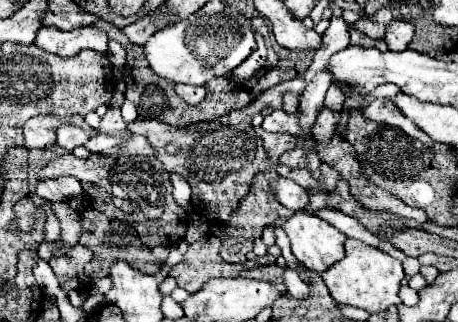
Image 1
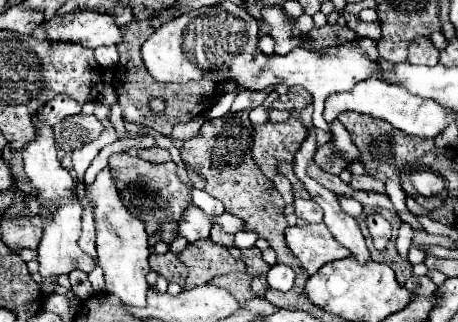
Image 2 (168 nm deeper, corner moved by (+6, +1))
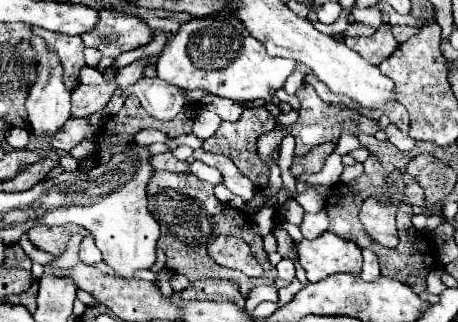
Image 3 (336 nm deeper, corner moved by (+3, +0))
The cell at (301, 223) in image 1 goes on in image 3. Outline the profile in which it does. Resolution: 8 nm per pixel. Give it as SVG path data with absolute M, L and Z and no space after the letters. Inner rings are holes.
M324 232L316 240L298 242L298 256L308 282L320 282L338 272L358 276L362 270L362 250L332 232Z

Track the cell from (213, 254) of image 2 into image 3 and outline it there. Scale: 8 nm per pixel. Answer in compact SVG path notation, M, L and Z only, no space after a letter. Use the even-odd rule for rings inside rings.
M218 236L208 246L208 254L214 258L216 264L232 268L232 270L240 270L250 278L260 278L260 274L262 274L262 266L252 256L248 244L240 238Z

